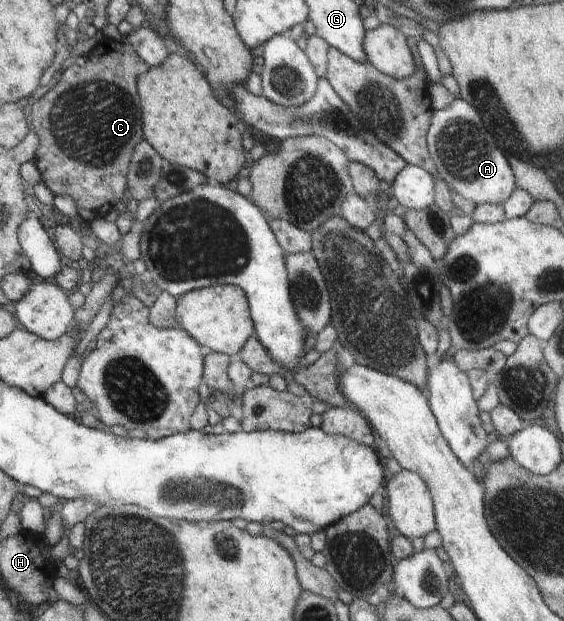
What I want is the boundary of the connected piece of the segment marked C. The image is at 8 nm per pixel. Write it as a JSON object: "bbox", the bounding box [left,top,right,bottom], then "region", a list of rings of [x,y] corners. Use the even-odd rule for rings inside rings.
{"bbox":[30,37,149,223],"region":[[[100,37],[100,41],[87,53],[85,58],[65,69],[59,82],[55,84],[52,89],[47,91],[45,96],[31,106],[30,115],[33,131],[38,134],[38,139],[40,141],[34,161],[40,171],[42,181],[55,196],[63,194],[69,195],[69,197],[75,201],[78,215],[87,223],[103,221],[104,216],[106,216],[111,209],[115,208],[115,204],[121,200],[121,197],[125,195],[125,189],[129,187],[130,161],[135,153],[137,143],[143,139],[143,131],[141,131],[141,129],[143,129],[142,104],[138,93],[138,80],[148,68],[149,66],[140,58],[140,55],[136,53],[136,49],[133,49],[129,42],[123,43],[111,38],[105,39]]]}

